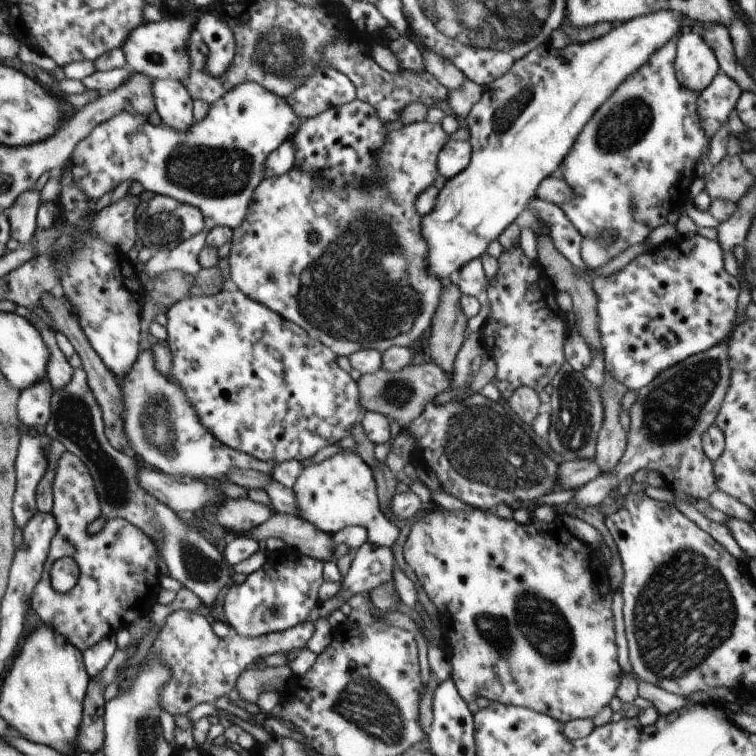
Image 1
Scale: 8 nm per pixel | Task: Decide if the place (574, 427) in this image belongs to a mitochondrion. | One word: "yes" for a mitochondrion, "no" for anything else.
yes

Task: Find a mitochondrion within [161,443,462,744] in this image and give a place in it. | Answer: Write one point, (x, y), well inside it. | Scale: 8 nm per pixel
(199, 566)

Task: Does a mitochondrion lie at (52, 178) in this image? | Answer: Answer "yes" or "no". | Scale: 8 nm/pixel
no

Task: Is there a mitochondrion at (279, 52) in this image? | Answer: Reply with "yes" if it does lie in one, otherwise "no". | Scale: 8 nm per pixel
yes

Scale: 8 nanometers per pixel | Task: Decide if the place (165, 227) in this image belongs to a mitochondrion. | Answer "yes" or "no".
yes

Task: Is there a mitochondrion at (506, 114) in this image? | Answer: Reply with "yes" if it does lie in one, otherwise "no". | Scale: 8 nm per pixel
yes

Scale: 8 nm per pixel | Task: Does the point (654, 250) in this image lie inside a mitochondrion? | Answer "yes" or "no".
no

